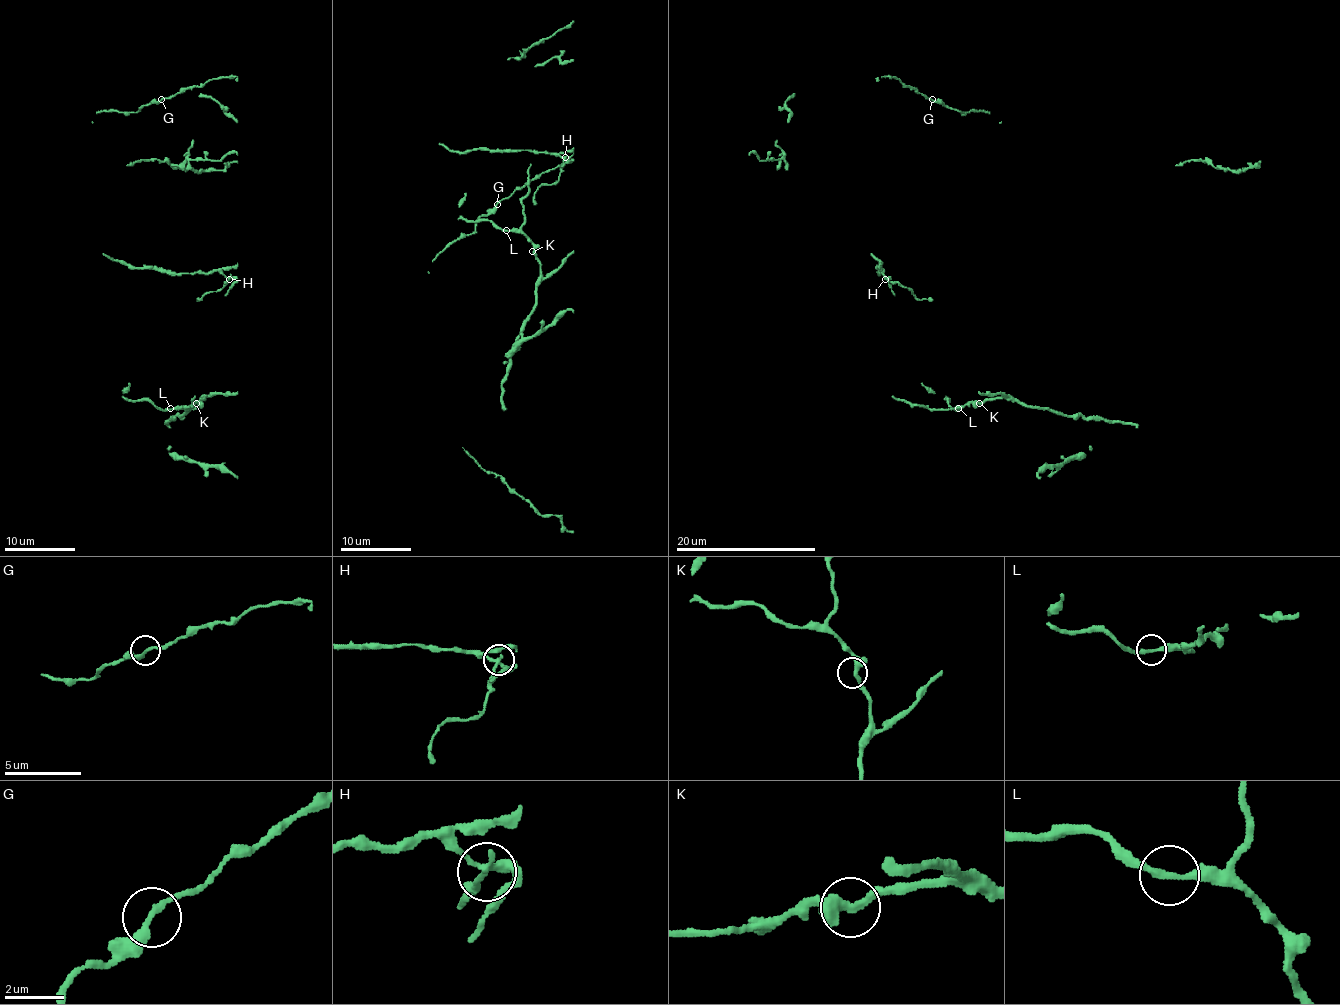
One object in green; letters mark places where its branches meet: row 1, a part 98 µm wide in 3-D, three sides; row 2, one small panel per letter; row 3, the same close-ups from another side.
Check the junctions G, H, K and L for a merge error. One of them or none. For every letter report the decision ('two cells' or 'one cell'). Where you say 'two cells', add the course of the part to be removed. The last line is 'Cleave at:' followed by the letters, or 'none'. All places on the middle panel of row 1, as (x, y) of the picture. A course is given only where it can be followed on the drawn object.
G: one cell
H: two cells; foreign part runs (566, 156), (559, 179), (541, 185), (534, 192), (536, 204)
K: one cell
L: one cell
Cleave at: H

